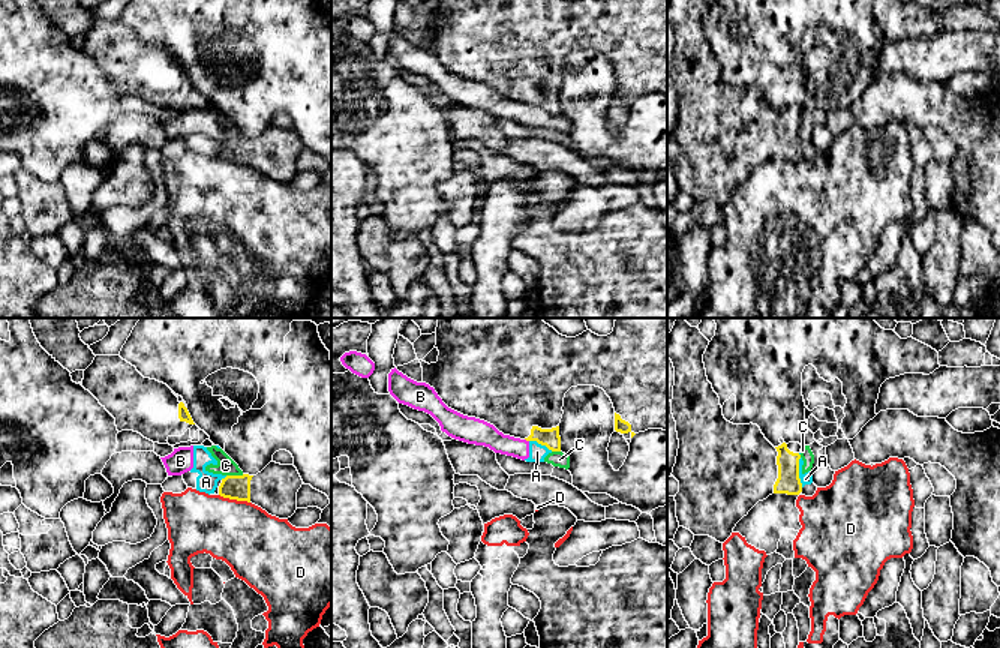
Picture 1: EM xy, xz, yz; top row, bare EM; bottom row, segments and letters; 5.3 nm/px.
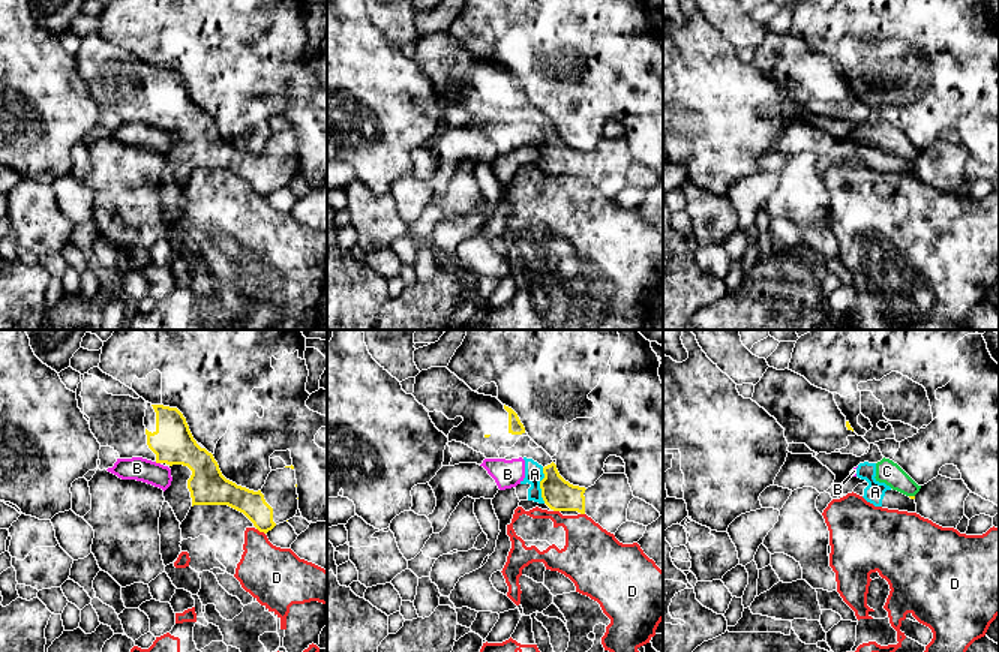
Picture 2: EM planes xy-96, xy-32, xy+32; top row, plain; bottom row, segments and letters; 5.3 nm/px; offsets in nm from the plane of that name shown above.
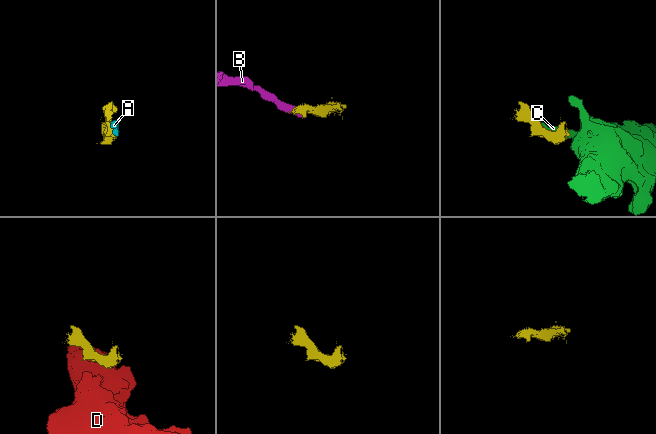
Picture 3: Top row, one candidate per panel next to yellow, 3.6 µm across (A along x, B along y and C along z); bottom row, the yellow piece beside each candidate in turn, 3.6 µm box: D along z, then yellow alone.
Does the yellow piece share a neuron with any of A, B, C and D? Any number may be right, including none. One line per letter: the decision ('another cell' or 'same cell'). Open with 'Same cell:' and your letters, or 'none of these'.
Same cell: none of these
A: another cell
B: another cell
C: another cell
D: another cell

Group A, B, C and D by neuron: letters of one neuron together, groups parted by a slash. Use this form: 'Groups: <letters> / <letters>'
Groups: A B C / D

